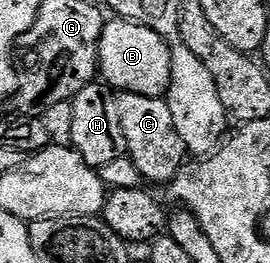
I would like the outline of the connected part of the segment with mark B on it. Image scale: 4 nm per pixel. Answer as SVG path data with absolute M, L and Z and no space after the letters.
M110 18L103 23L98 47L98 71L101 79L118 92L131 92L145 96L165 97L172 78L170 48L148 26L135 20Z

